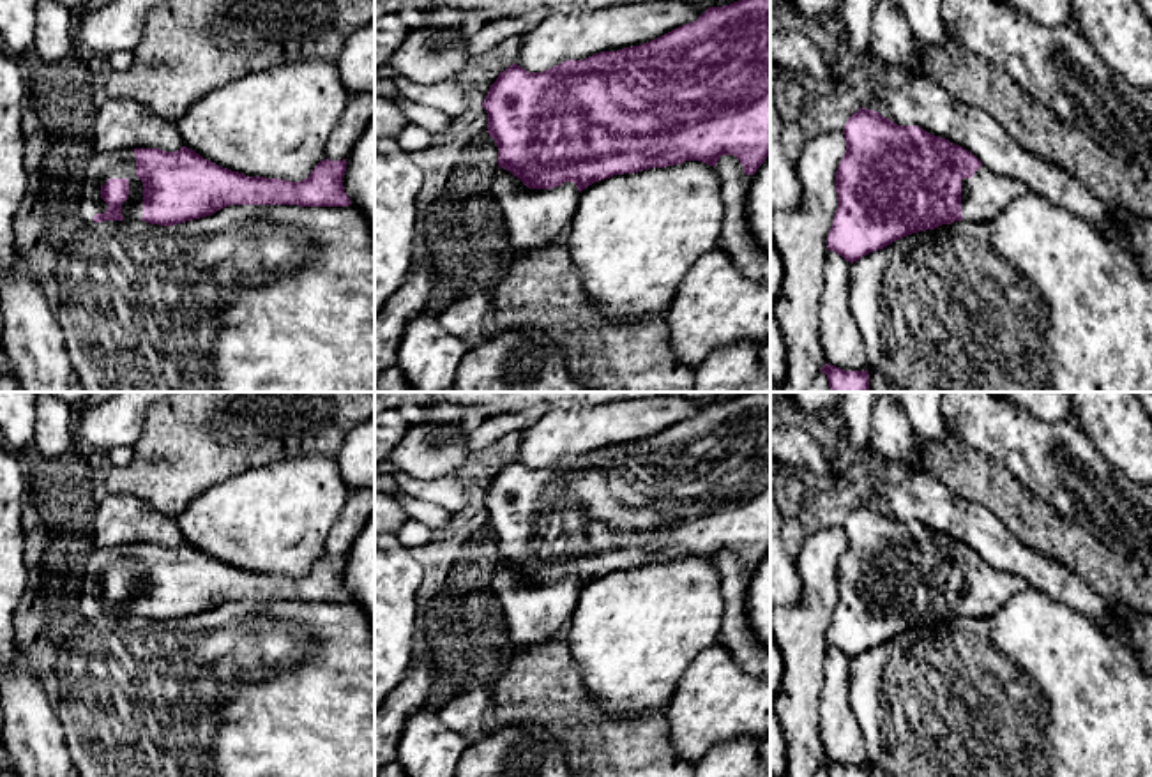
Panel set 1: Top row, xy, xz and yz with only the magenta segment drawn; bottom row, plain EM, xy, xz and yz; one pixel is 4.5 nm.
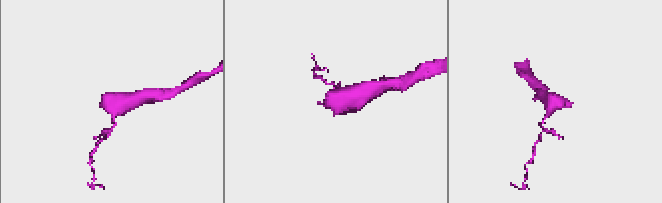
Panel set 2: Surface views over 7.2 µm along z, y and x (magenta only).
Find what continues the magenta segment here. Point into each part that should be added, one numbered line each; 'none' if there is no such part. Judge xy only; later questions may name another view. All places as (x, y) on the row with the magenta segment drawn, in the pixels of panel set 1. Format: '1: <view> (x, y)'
1: xy (121, 163)

